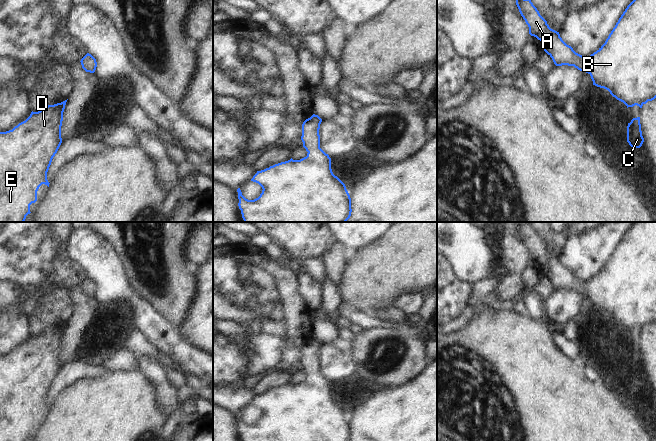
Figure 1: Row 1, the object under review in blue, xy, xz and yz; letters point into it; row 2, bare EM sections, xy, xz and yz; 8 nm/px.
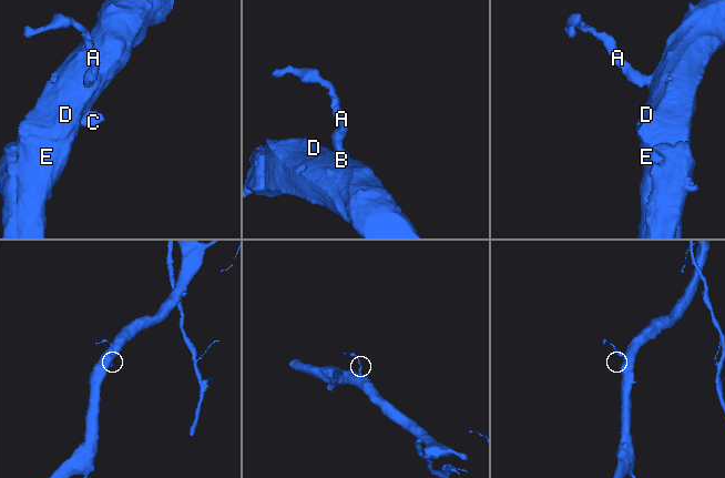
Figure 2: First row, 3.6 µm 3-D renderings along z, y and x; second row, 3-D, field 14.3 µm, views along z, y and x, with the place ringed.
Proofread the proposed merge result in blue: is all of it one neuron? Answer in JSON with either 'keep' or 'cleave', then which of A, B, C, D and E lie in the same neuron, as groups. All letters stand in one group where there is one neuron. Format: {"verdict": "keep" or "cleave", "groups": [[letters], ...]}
{"verdict": "keep", "groups": [["A", "B", "C", "D", "E"]]}

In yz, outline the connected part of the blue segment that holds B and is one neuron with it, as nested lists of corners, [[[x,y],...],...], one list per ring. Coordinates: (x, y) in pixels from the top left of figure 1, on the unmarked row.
[[[517,222],[516,229],[526,248],[529,258],[543,267],[544,275],[552,282],[556,290],[574,290],[591,300],[593,309],[604,312],[627,332],[635,329],[642,332],[648,325],[656,322],[656,222],[635,222],[625,233],[605,267],[589,281],[576,277],[560,261],[559,256],[551,253],[547,245],[540,239],[531,223]]]

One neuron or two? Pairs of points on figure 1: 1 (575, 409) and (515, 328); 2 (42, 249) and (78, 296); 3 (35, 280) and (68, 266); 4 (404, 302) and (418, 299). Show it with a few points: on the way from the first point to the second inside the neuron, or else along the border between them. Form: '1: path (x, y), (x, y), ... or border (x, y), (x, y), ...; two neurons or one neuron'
1: path (555, 389), (515, 348); one neuron
2: border (79, 285), (70, 290); two neurons
3: path (43, 277), (60, 273); one neuron
4: path (407, 302), (415, 301); one neuron

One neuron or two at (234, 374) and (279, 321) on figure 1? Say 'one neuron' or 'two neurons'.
one neuron

